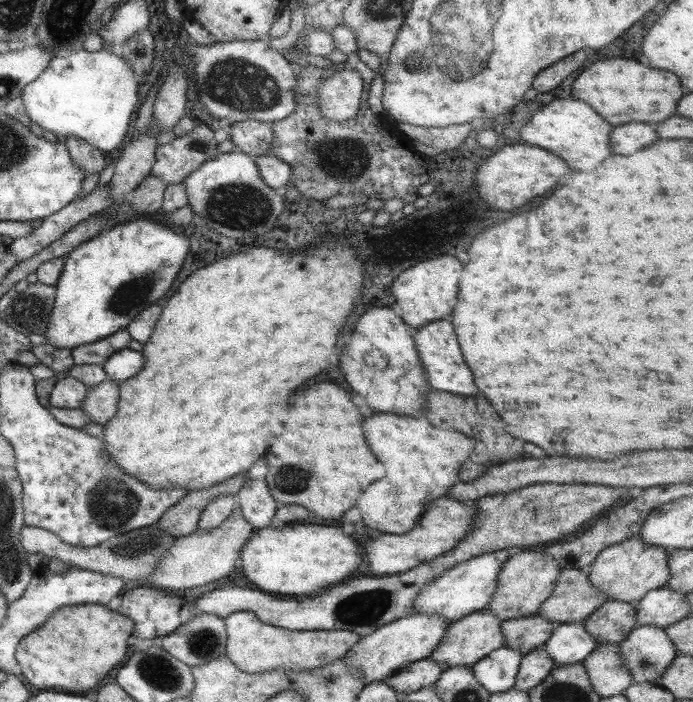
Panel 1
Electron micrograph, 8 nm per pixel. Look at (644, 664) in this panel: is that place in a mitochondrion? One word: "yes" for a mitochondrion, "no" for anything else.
yes

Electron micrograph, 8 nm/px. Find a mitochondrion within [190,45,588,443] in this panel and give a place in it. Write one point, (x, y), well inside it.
(238, 84)

